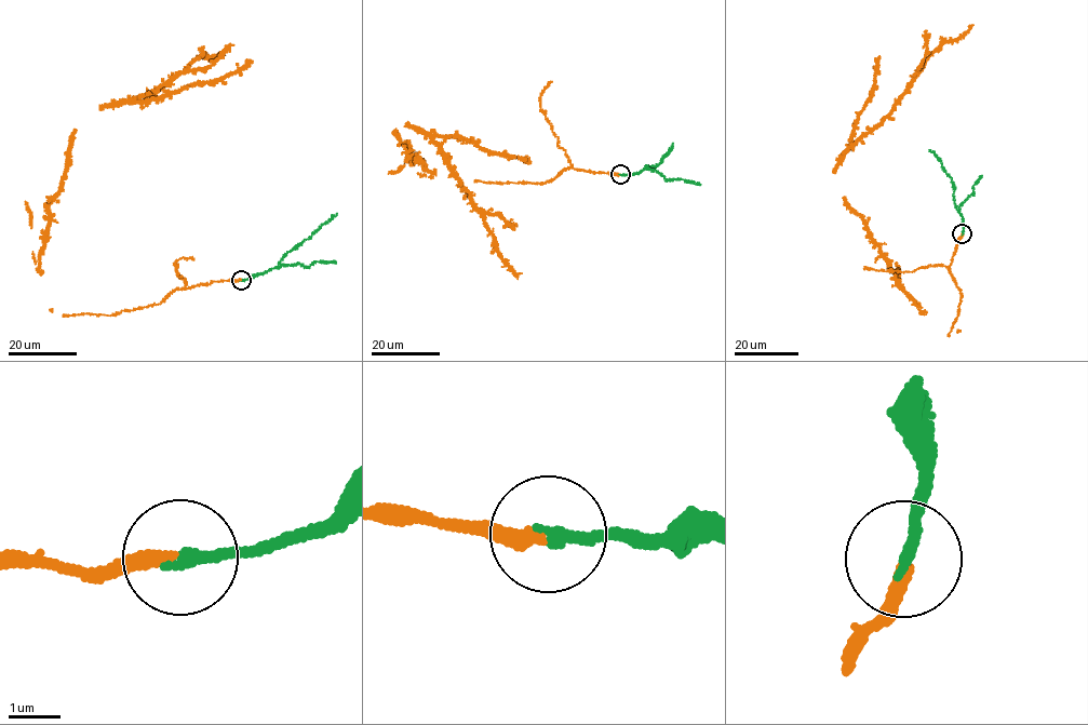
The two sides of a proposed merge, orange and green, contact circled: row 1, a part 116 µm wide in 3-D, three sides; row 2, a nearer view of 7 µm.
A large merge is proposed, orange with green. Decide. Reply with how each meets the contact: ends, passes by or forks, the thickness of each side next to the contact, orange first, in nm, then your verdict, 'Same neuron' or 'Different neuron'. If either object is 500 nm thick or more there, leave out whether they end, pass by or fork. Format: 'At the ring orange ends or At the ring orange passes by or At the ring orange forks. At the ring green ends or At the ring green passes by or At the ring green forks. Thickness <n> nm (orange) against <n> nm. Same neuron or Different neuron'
At the ring orange ends. At the ring green ends. Thickness 280 nm (orange) against 240 nm. Same neuron

